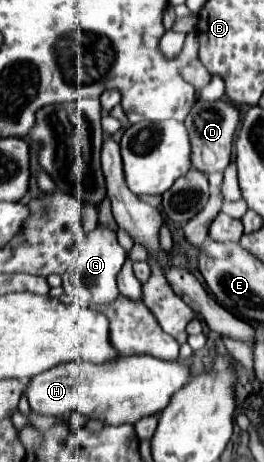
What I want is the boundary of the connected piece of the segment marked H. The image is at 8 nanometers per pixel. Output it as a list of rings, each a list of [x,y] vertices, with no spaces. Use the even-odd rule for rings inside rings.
[[[149,355],[121,357],[119,361],[93,365],[89,361],[69,361],[55,365],[25,385],[25,397],[31,411],[39,415],[69,415],[81,413],[87,419],[99,419],[105,425],[137,423],[141,417],[161,413],[169,403],[171,395],[189,381],[189,369],[179,361],[159,361]]]

